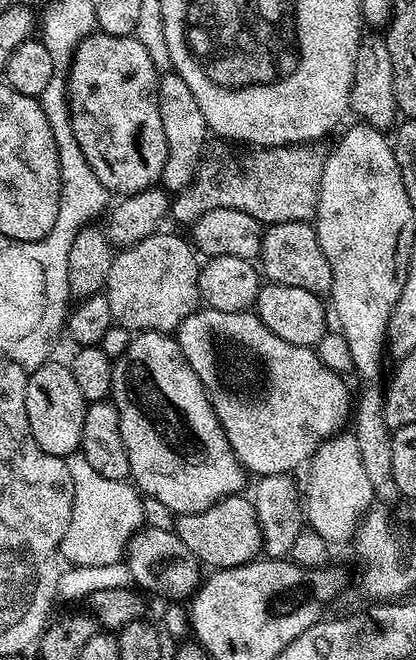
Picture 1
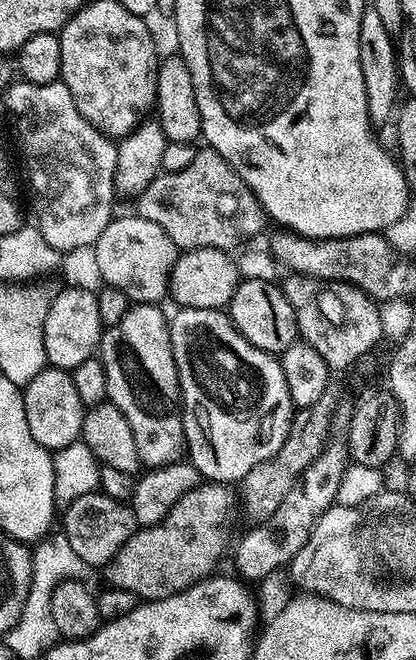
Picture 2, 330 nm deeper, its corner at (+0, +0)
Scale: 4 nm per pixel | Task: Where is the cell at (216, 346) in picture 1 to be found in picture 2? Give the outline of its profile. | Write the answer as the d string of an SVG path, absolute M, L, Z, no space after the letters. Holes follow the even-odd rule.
M180 308L176 313L171 313L168 329L180 379L187 459L205 481L243 481L244 476L258 466L258 462L266 462L278 454L278 446L286 442L286 434L292 425L294 409L290 390L286 390L286 374L282 374L279 359L271 352L258 350L258 346L251 344L234 327L227 311L219 308Z

